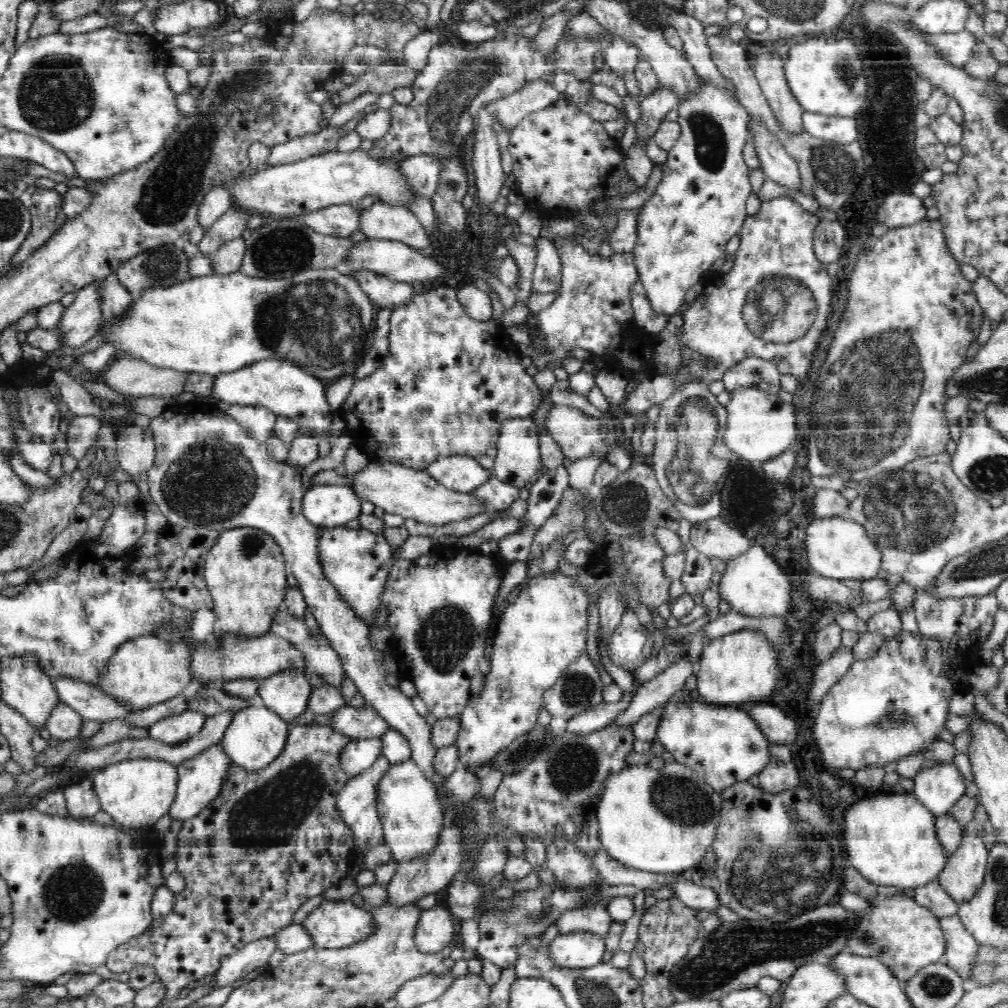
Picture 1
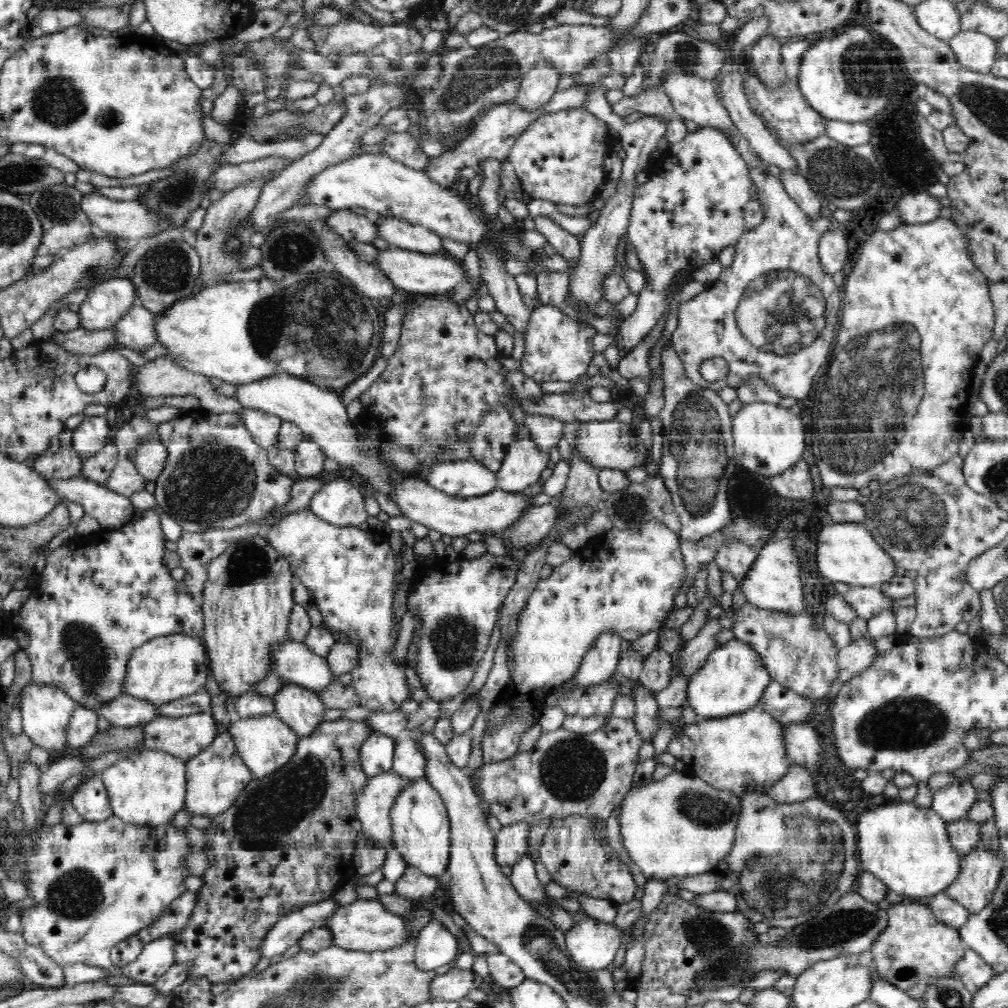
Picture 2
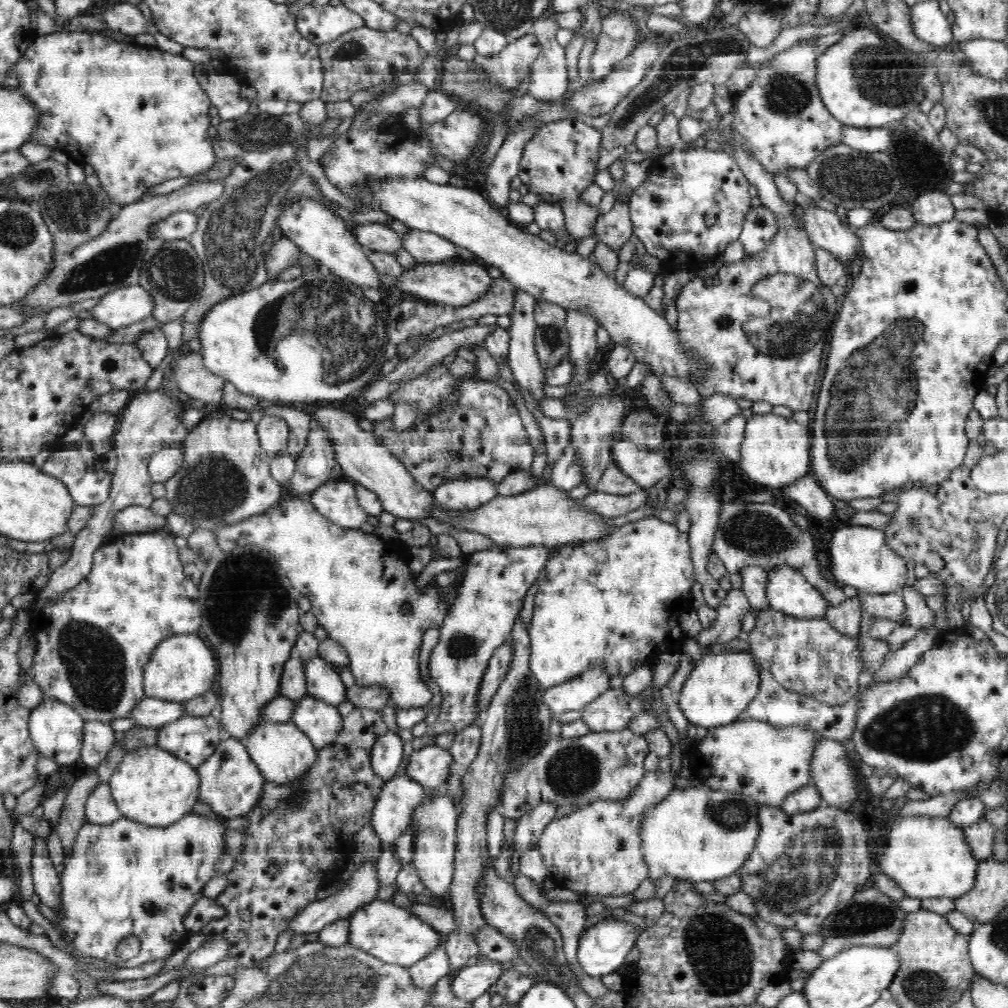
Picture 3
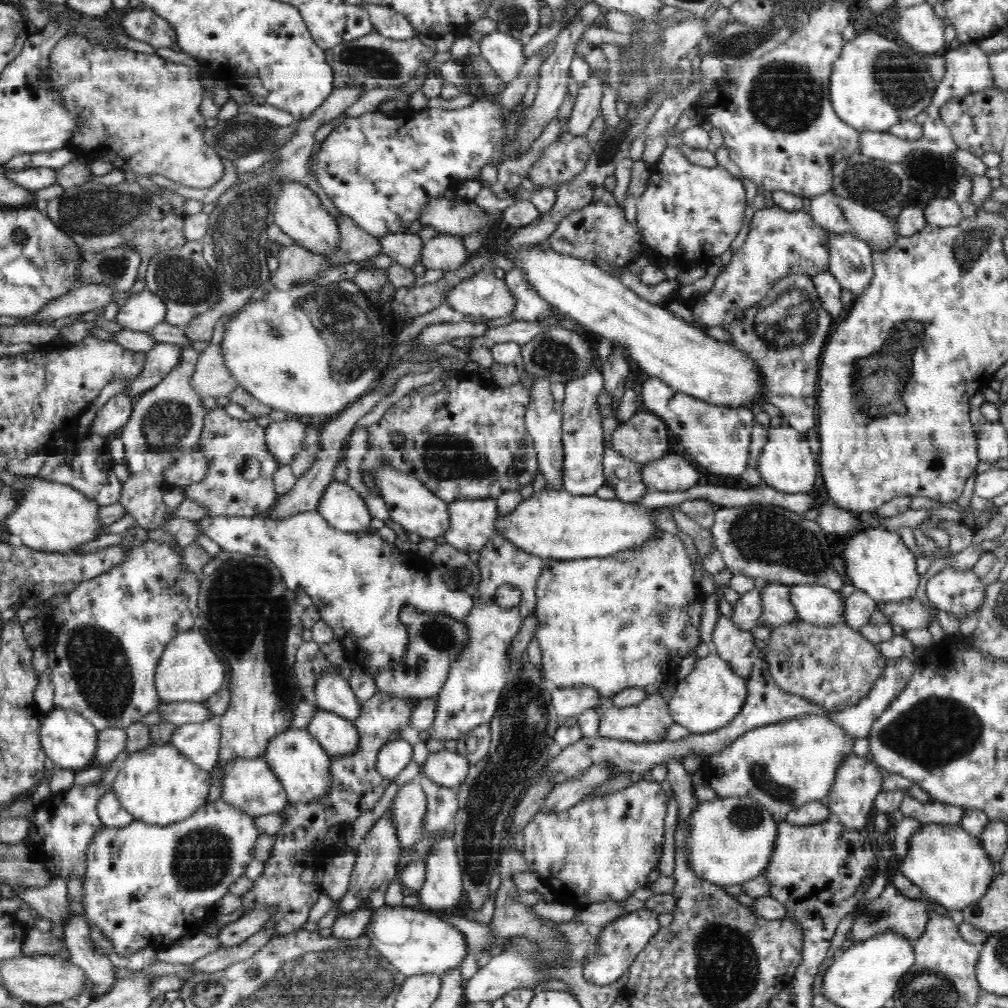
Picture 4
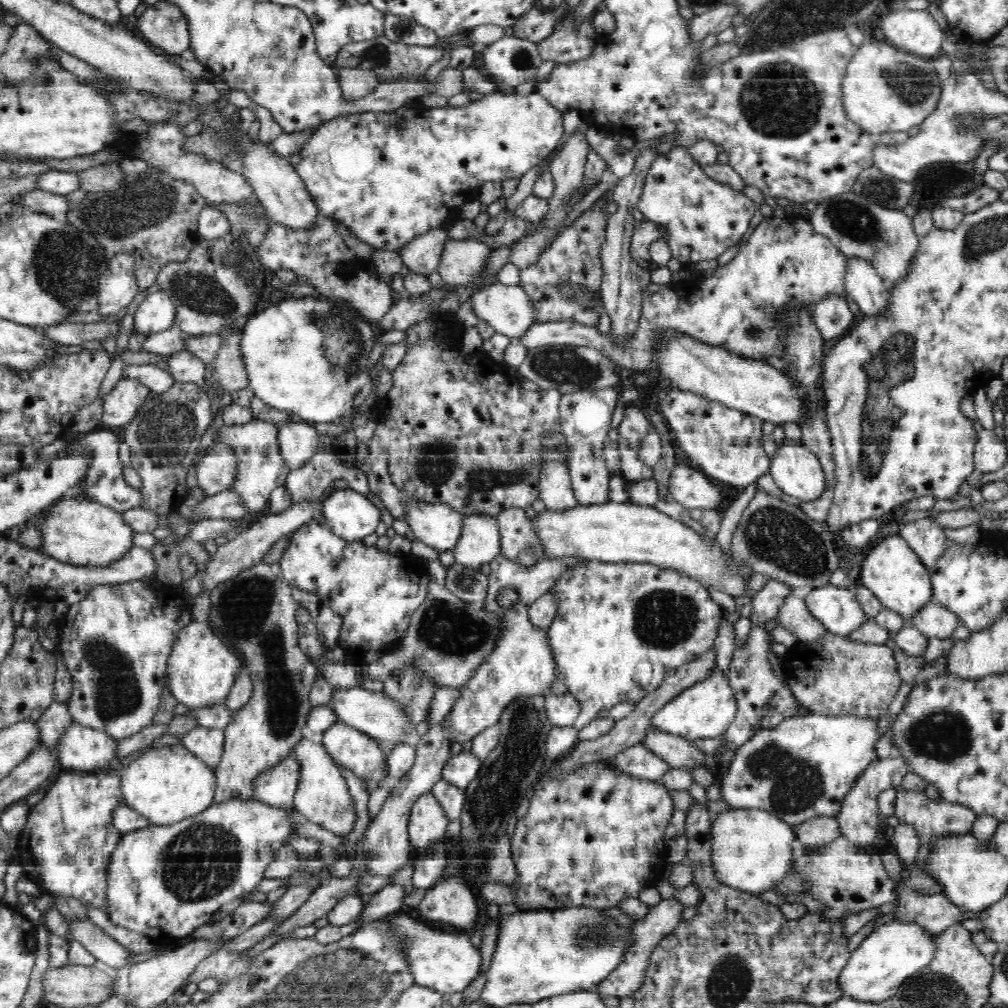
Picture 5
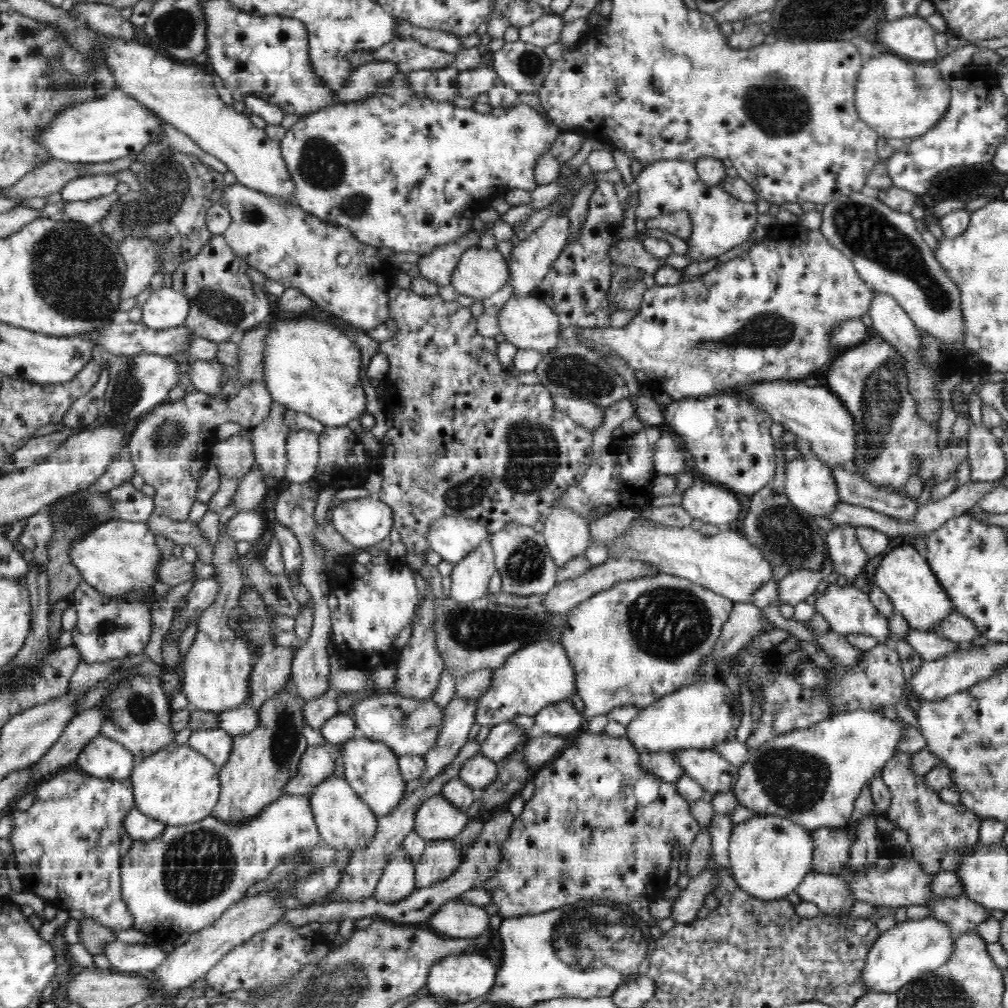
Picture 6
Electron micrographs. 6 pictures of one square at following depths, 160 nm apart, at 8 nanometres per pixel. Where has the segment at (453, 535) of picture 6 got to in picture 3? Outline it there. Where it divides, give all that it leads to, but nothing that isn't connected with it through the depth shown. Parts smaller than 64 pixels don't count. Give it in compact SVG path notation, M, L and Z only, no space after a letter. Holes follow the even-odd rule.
M340 405L314 407L310 409L309 415L312 429L319 426L327 432L336 463L342 469L344 479L374 490L385 511L396 518L414 520L433 514L433 493L418 484L406 466L402 465L386 446L378 443L370 431L364 431L358 425L358 417L350 415L350 411Z

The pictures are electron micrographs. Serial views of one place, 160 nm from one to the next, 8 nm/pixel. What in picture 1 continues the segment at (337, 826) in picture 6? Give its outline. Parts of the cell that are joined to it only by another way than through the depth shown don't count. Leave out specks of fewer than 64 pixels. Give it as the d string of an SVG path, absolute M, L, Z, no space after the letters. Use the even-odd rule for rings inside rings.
M250 706L238 711L221 738L221 749L230 760L247 771L268 767L284 750L290 725L279 714L266 707Z

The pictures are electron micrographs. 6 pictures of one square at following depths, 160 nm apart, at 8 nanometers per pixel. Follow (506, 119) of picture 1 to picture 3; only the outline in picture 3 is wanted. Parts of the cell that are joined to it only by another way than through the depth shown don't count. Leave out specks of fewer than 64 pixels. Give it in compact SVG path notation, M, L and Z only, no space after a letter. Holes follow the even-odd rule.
M556 13L549 18L538 18L533 24L532 33L537 37L542 52L531 64L532 72L527 82L527 93L542 101L556 101L566 94L568 73L564 47L555 39L559 26Z

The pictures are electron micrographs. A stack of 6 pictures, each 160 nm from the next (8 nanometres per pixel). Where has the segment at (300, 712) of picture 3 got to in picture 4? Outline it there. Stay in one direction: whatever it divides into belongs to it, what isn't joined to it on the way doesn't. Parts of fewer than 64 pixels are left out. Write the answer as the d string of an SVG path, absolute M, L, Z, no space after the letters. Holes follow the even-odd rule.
M316 709L305 729L332 757L352 755L360 747L360 733L353 721L334 712Z

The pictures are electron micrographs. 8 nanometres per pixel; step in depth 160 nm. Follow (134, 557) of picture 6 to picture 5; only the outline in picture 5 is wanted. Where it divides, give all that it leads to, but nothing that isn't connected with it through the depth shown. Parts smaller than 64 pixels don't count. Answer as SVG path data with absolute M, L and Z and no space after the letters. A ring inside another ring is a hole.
M64 496L51 504L35 524L41 534L40 552L79 567L108 567L124 558L134 546L133 528L118 511L80 497Z

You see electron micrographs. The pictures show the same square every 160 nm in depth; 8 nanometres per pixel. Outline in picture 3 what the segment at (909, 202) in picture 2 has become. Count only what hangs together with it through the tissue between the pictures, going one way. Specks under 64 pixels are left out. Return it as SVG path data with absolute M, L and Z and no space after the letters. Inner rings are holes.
M923 192L913 200L909 208L917 224L932 226L954 219L954 206L944 192Z

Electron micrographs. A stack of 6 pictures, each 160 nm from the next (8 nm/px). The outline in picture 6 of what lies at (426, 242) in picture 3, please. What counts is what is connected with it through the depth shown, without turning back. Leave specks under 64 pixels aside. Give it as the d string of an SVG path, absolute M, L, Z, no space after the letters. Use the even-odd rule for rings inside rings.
M474 246L460 257L449 284L461 295L484 300L504 286L509 278L509 265L497 248L488 250Z

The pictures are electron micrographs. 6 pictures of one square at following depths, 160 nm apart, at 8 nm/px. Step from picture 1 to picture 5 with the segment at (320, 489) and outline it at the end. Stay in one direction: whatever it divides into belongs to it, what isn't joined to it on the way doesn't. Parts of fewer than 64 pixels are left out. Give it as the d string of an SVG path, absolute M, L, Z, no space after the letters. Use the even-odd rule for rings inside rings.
M351 488L328 491L320 509L328 528L347 541L369 541L382 530L380 509Z

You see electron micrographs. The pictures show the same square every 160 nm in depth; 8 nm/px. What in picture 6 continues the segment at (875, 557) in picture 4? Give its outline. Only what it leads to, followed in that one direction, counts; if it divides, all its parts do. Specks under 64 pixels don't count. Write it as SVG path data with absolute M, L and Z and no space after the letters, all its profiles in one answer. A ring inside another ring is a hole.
M894 544L890 552L881 558L874 574L874 582L874 586L881 588L890 597L895 611L899 612L914 630L935 631L940 626L940 621L954 611L949 593L937 580L927 557L912 545Z

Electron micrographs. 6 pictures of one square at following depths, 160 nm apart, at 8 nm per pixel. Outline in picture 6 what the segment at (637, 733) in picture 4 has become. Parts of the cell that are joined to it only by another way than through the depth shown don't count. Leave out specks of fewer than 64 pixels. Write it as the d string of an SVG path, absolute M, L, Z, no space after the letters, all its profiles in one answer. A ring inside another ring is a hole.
M713 749L672 751L685 774L697 780L711 795L731 793L739 768Z

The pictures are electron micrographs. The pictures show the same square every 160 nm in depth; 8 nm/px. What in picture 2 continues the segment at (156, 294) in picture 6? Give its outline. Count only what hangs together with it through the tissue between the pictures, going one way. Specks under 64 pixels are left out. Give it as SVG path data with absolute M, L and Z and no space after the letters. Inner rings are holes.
M114 277L88 291L86 299L80 305L78 317L84 330L110 329L120 317L128 314L133 305L143 305L135 295L130 278Z

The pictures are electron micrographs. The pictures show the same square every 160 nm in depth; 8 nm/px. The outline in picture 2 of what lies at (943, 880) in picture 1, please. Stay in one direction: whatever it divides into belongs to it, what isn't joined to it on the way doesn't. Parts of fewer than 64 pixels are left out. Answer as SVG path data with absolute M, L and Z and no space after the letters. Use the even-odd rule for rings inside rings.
M977 847L969 853L962 856L962 872L958 880L944 891L973 915L993 899L1006 865L1005 860L986 849Z

